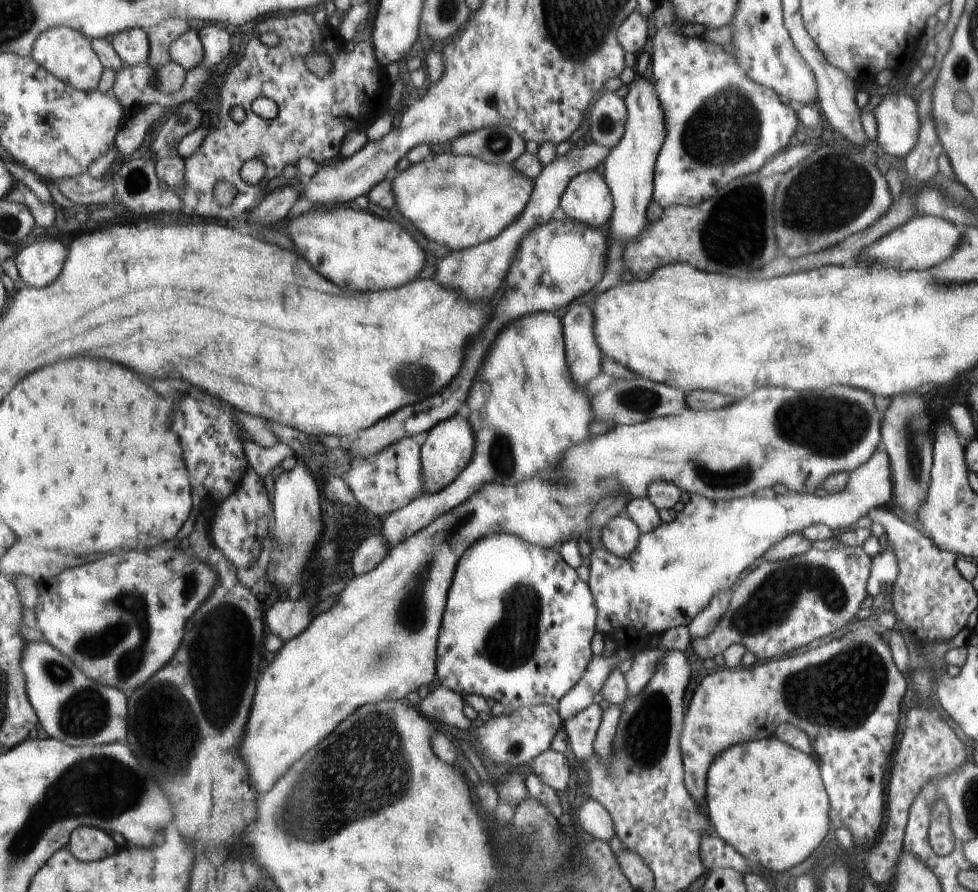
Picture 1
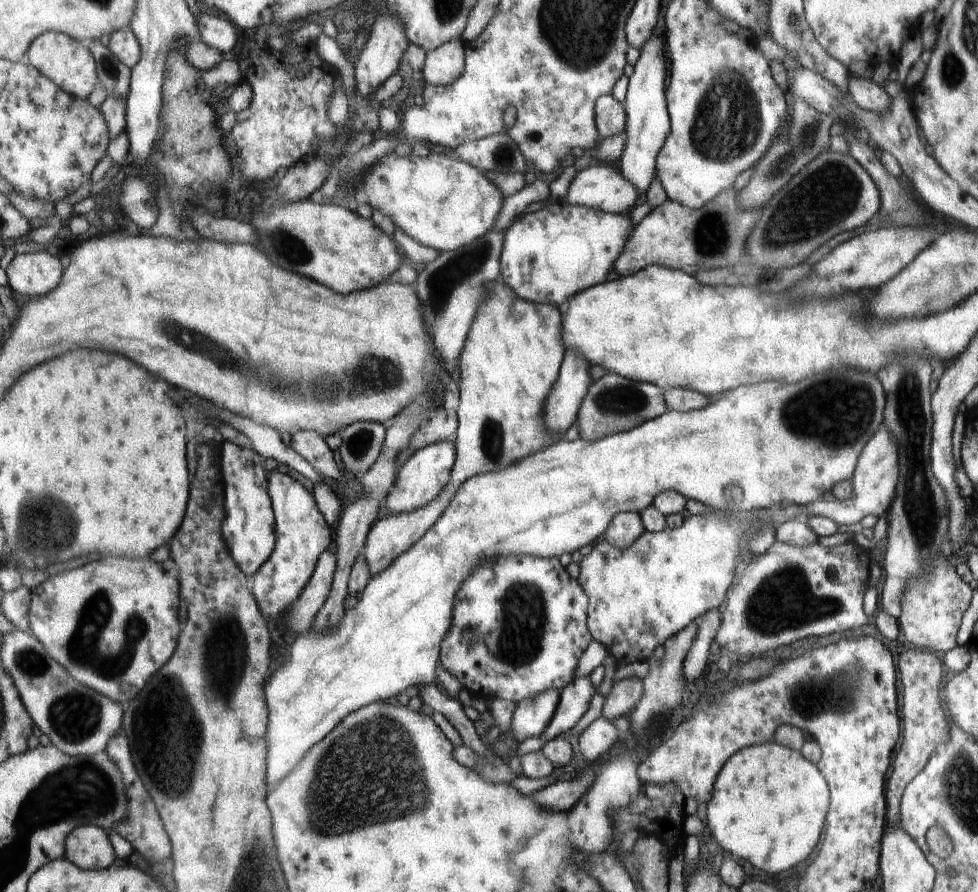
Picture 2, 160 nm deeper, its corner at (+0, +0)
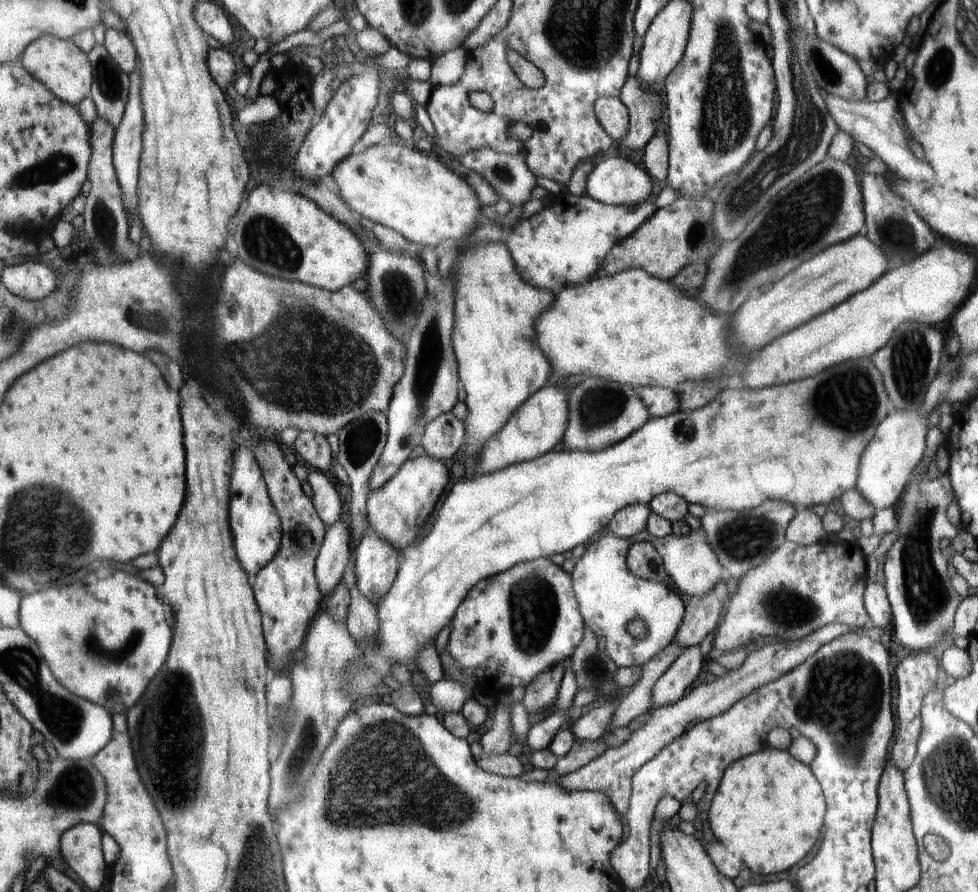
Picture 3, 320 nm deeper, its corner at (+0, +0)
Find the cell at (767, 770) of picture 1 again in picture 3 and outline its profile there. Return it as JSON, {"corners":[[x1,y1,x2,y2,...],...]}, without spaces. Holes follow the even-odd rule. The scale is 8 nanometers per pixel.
{"corners":[[768,746,735,760,724,771,710,800,710,826,718,842,756,874,778,874,800,862,820,838,826,812,825,796,809,765,794,759,787,750]]}

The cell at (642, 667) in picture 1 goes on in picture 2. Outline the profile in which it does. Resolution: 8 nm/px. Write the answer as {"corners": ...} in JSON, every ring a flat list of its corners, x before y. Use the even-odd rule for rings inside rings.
{"corners":[[640,678,614,680,612,690,605,698,602,716,613,722,614,718,627,717,643,696,643,681]]}

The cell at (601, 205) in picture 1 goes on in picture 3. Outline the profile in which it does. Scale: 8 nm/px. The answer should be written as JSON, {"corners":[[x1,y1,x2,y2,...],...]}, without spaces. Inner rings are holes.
{"corners":[[606,157,588,175,585,194,602,204,631,207,648,201,652,192,650,177,626,158]]}

